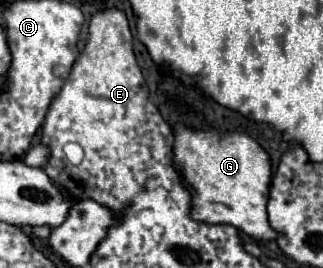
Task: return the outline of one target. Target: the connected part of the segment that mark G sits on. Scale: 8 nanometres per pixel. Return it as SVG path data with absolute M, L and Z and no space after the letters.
M177 126L173 162L183 174L183 182L191 192L195 220L209 224L231 224L247 236L269 242L281 234L267 222L267 202L271 184L271 158L247 134L219 136L215 130L191 130Z

